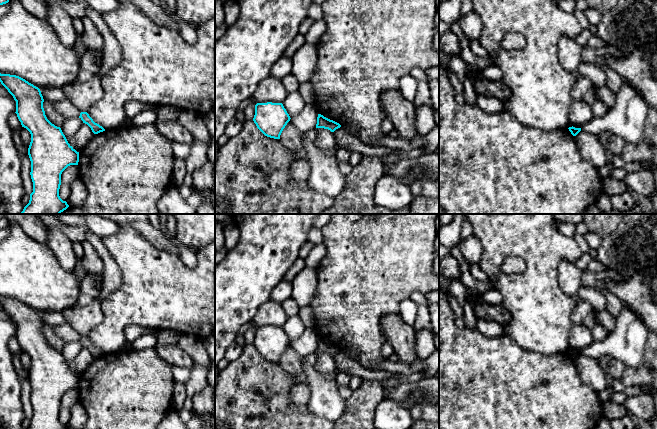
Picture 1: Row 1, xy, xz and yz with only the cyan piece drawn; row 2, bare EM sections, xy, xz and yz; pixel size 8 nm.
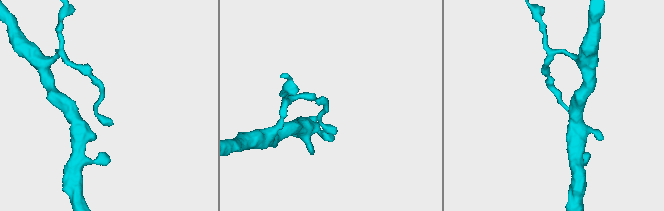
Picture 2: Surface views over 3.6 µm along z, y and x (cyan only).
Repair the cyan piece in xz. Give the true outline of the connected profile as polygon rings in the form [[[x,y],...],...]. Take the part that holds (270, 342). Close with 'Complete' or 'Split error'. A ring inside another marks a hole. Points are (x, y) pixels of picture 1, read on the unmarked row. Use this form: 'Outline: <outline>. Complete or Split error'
Outline: [[[257,327],[253,342],[257,352],[267,361],[280,363],[280,359],[290,345],[282,327]]]. Complete

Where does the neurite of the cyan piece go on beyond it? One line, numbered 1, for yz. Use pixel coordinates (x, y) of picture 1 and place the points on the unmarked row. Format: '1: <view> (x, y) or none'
1: none

